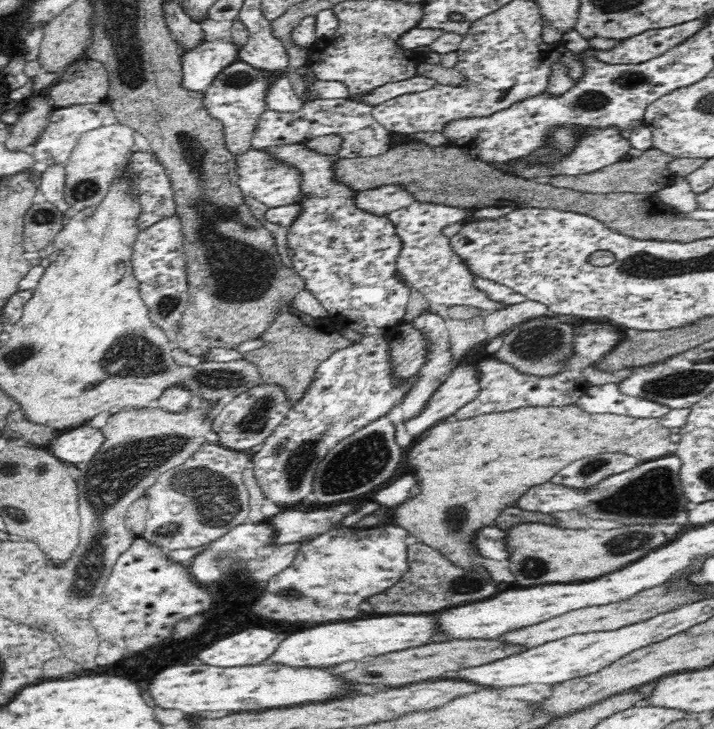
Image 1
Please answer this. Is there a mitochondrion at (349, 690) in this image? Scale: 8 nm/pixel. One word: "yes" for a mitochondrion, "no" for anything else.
no

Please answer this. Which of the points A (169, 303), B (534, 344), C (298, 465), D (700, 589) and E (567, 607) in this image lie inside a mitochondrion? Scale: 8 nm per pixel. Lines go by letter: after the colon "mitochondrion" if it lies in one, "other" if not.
A: mitochondrion
B: mitochondrion
C: mitochondrion
D: other
E: other

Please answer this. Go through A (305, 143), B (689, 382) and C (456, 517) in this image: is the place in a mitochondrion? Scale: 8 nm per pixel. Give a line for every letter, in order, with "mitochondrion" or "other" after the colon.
A: other
B: mitochondrion
C: mitochondrion

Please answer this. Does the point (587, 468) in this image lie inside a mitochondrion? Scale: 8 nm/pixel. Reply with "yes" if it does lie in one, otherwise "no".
yes

